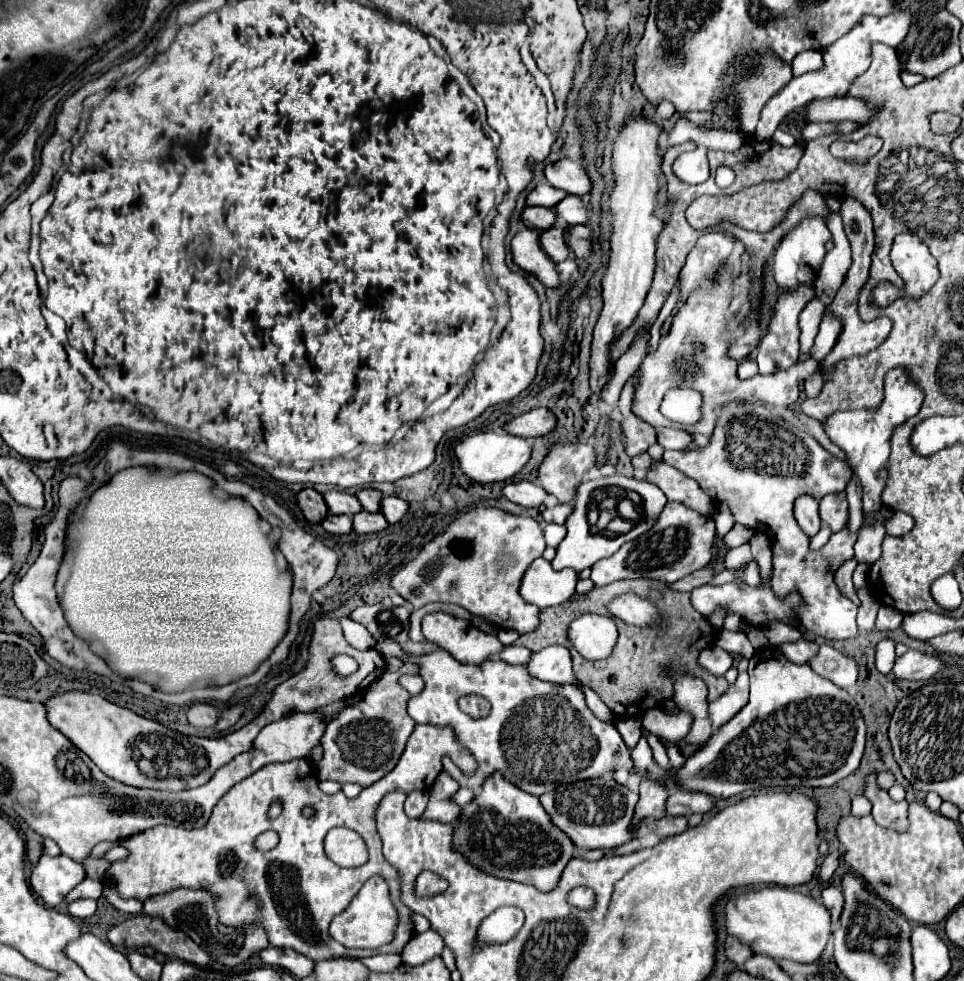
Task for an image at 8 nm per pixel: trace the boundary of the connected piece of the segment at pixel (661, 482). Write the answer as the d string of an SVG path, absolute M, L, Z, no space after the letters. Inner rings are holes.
M654 461L648 467L644 479L662 487L668 501L678 501L704 515L712 515L712 511L716 509L712 499L698 487L698 483L694 479L686 477L684 473L666 465L664 461Z

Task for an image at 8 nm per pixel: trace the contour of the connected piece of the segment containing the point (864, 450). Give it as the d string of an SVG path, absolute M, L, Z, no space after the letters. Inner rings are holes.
M892 369L886 375L884 383L884 401L876 409L858 409L858 411L838 411L828 421L824 421L824 431L846 453L846 463L858 475L864 493L862 493L862 511L876 513L882 507L880 493L886 483L886 465L890 457L890 437L896 427L900 427L906 419L918 413L922 405L924 393L916 389L916 385L908 379L902 369Z

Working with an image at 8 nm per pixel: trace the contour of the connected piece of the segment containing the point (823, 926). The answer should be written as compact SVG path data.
M778 885L732 895L722 913L728 935L748 945L754 953L768 955L776 961L790 959L798 963L816 963L830 935L830 913L822 903L816 903L810 895Z

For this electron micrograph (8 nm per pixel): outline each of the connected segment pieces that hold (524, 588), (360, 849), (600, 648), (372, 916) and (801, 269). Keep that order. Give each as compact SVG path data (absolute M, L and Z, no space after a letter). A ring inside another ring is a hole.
M538 557L532 561L532 565L526 569L522 583L520 583L520 595L524 601L544 609L552 605L560 605L568 599L572 599L576 591L578 575L574 569L562 569L556 571L552 565Z
M333 828L324 839L324 850L326 855L336 863L346 867L358 867L366 863L368 851L360 835L348 828Z
M584 613L568 627L568 639L584 658L606 658L617 642L618 630L610 615Z
M372 877L364 883L364 887L356 893L344 913L336 915L330 925L332 937L342 943L344 947L358 947L358 949L378 949L380 945L388 943L396 927L396 909L390 903L388 885L380 877Z
M806 217L806 221L800 221L800 225L792 229L792 233L788 233L788 237L780 241L780 245L776 245L776 253L772 255L772 271L776 283L782 289L794 289L800 283L814 283L826 255L824 245L830 239L832 235L826 223L820 221L820 217Z

